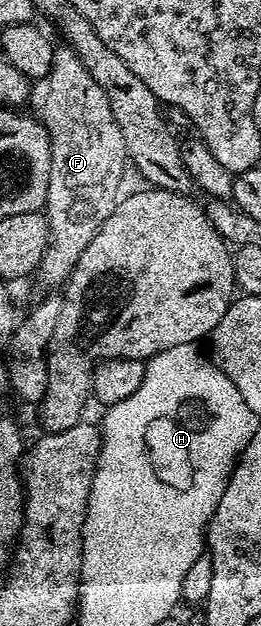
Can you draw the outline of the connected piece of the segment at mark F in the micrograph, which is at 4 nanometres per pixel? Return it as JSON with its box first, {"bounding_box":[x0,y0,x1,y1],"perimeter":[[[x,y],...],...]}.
{"bounding_box":[38,46,129,284],"perimeter":[[[57,46],[52,52],[52,68],[46,80],[48,88],[44,91],[44,115],[42,122],[48,130],[48,140],[52,146],[52,164],[50,165],[50,185],[46,218],[48,220],[48,248],[38,268],[38,276],[44,283],[67,284],[72,270],[78,265],[78,257],[82,257],[82,249],[94,241],[94,233],[102,229],[102,225],[114,213],[117,203],[122,198],[120,186],[124,183],[124,163],[129,162],[126,153],[126,141],[122,141],[122,129],[118,129],[118,121],[114,121],[114,113],[110,113],[110,101],[90,77],[86,65],[72,51],[71,46]]]}

